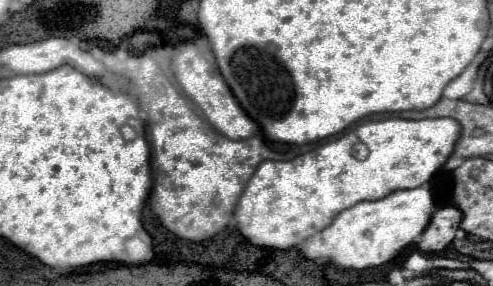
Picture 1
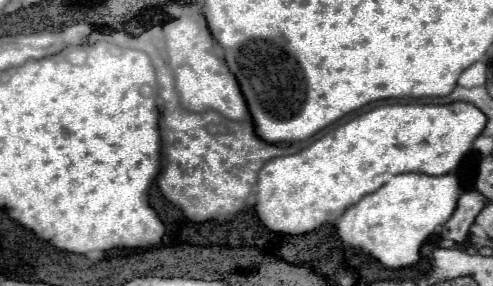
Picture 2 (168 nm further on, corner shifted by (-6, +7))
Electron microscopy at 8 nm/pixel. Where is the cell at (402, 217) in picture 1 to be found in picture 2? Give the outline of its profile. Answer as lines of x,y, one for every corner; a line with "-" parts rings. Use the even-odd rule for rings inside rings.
398,174
376,192
350,206
336,224
336,234
344,246
366,252
386,268
412,266
420,260
422,242
436,232
454,212
460,184
454,174

